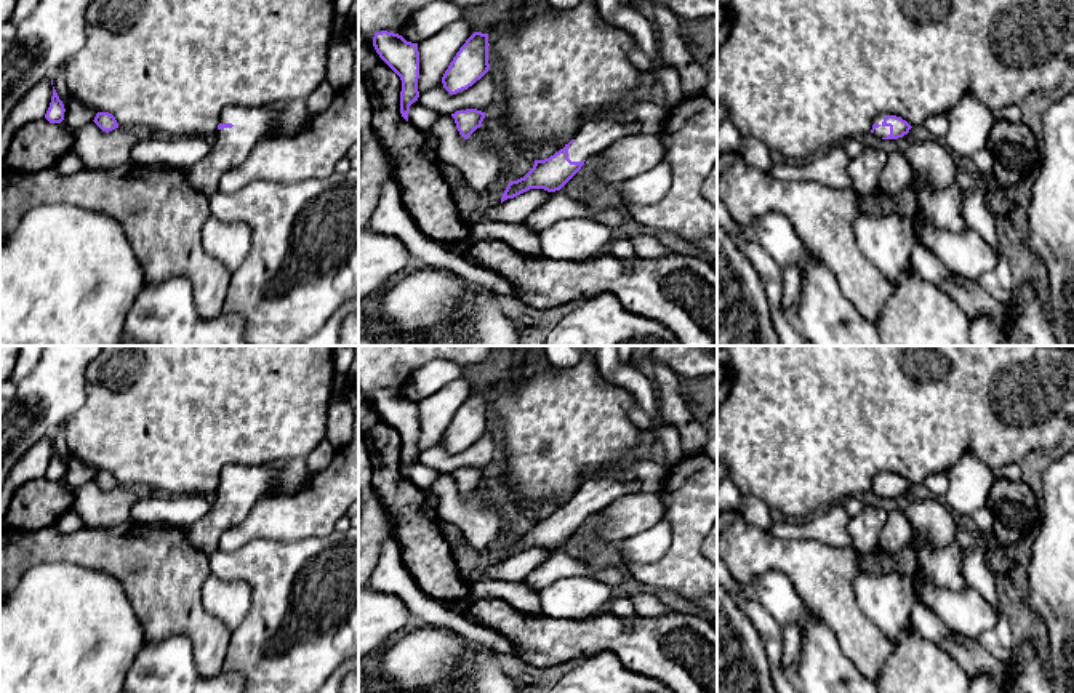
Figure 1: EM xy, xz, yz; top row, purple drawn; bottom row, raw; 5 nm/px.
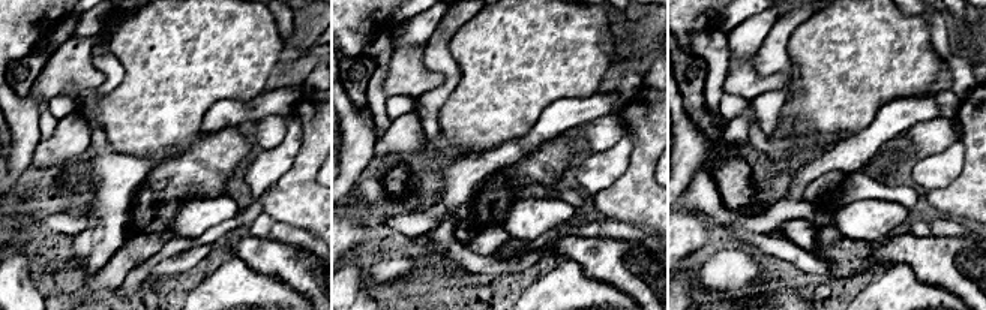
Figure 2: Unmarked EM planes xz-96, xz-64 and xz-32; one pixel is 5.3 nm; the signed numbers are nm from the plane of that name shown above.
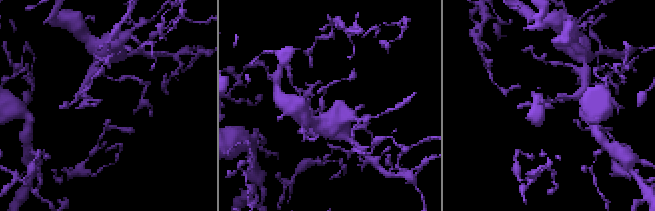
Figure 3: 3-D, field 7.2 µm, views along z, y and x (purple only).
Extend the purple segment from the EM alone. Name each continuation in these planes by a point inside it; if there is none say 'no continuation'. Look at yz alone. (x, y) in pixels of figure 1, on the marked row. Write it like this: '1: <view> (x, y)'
1: yz (882, 132)

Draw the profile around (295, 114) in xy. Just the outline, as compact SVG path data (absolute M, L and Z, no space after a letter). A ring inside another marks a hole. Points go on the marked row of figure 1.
M295 99L282 107L282 118L277 130L267 133L266 138L287 138L298 133L311 117L306 99Z

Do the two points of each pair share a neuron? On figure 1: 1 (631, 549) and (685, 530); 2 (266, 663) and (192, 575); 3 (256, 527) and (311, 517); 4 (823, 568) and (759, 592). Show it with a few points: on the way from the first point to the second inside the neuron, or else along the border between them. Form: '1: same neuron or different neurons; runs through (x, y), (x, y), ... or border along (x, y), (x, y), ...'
1: different neurons; border along (665, 519), (671, 544), (647, 564)
2: different neurons; border along (232, 631), (223, 668)
3: same neuron; runs through (269, 519), (298, 517)
4: different neurons; border along (754, 578), (767, 572), (781, 572), (812, 613)

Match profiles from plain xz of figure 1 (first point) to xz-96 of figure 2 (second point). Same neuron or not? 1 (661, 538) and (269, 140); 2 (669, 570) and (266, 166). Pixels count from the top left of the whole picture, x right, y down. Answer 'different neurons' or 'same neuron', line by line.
1: different neurons
2: different neurons

